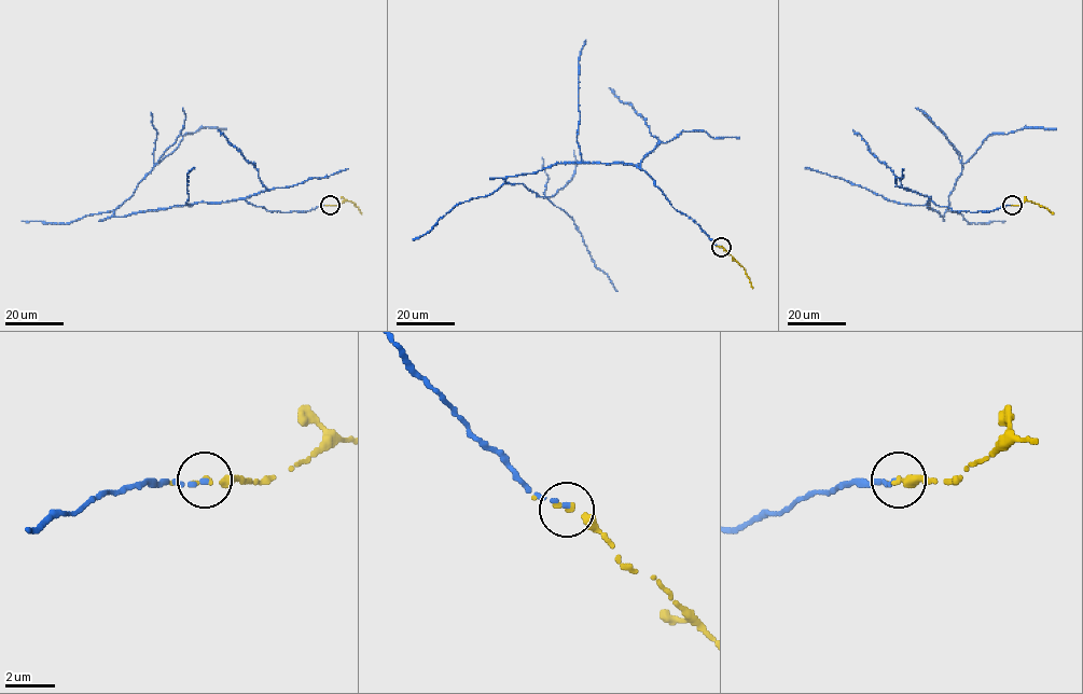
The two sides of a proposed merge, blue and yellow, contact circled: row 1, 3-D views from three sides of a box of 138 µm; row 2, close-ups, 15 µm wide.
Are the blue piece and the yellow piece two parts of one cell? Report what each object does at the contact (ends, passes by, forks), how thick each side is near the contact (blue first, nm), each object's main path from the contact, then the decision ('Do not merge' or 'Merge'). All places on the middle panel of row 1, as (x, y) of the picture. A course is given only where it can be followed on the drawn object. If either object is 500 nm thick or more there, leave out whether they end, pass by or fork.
At the ring blue ends. At the ring yellow ends. Thickness 220 nm (blue) against 240 nm. Course of blue: (721, 247), (635, 165), (556, 164), (507, 177), (507, 182), (523, 184), (570, 217), (596, 266), (616, 291). Course of yellow: (721, 247), (744, 268), (752, 288). Merge

